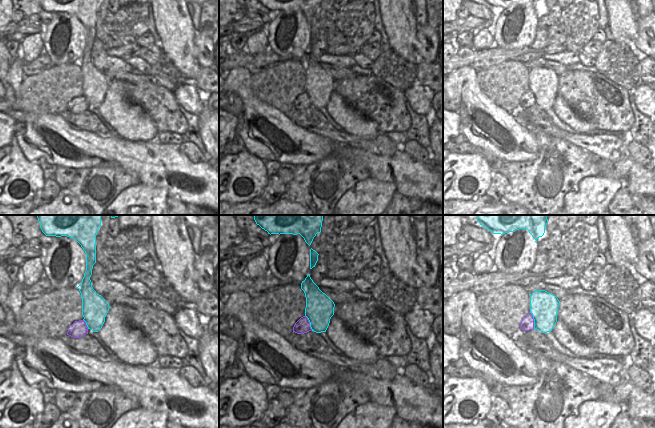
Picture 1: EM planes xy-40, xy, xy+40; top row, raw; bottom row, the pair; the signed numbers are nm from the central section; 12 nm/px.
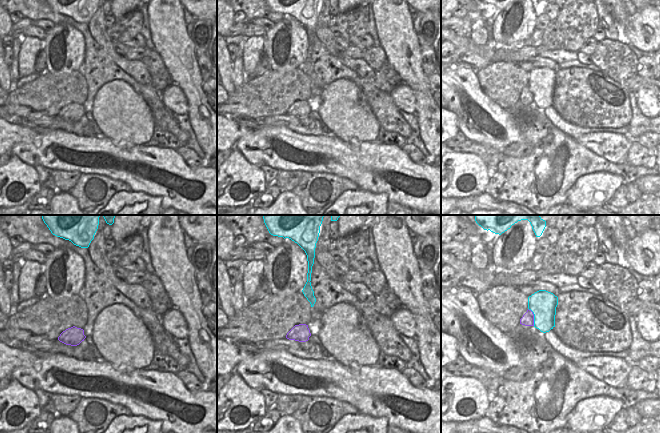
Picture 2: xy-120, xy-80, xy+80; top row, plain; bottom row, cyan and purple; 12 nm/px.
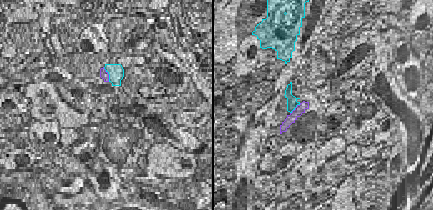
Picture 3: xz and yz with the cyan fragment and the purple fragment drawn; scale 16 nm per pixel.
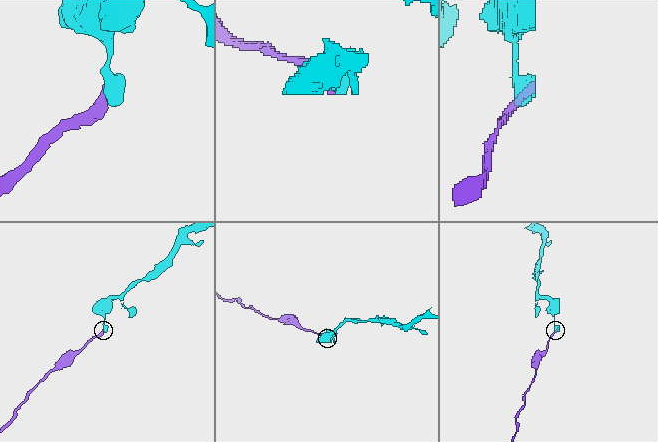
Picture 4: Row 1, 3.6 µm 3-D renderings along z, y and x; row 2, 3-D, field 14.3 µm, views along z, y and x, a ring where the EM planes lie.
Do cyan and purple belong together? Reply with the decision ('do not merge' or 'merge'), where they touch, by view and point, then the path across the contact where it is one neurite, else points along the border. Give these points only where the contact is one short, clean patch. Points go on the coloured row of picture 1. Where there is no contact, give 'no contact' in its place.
do not merge | xy+40 (534, 320) | along xy+40 (530, 312), (534, 328)

